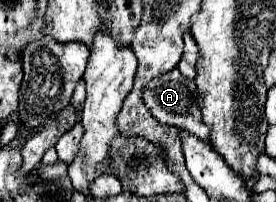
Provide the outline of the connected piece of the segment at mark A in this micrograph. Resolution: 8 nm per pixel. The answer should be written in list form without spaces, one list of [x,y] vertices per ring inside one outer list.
[[[178,68],[170,70],[168,74],[162,74],[154,80],[150,80],[142,92],[142,98],[146,102],[146,106],[150,108],[150,112],[154,114],[154,118],[162,124],[172,124],[178,126],[186,132],[190,132],[192,136],[208,142],[210,140],[210,126],[206,126],[202,122],[202,96],[198,96],[198,86],[194,84],[194,80],[186,78],[180,74]]]

